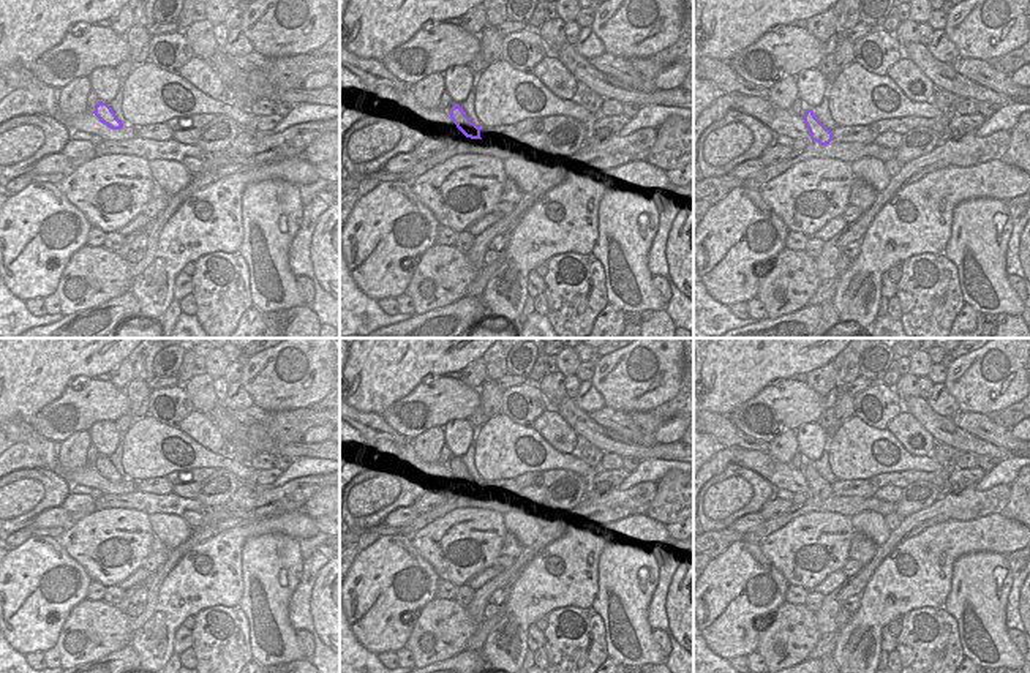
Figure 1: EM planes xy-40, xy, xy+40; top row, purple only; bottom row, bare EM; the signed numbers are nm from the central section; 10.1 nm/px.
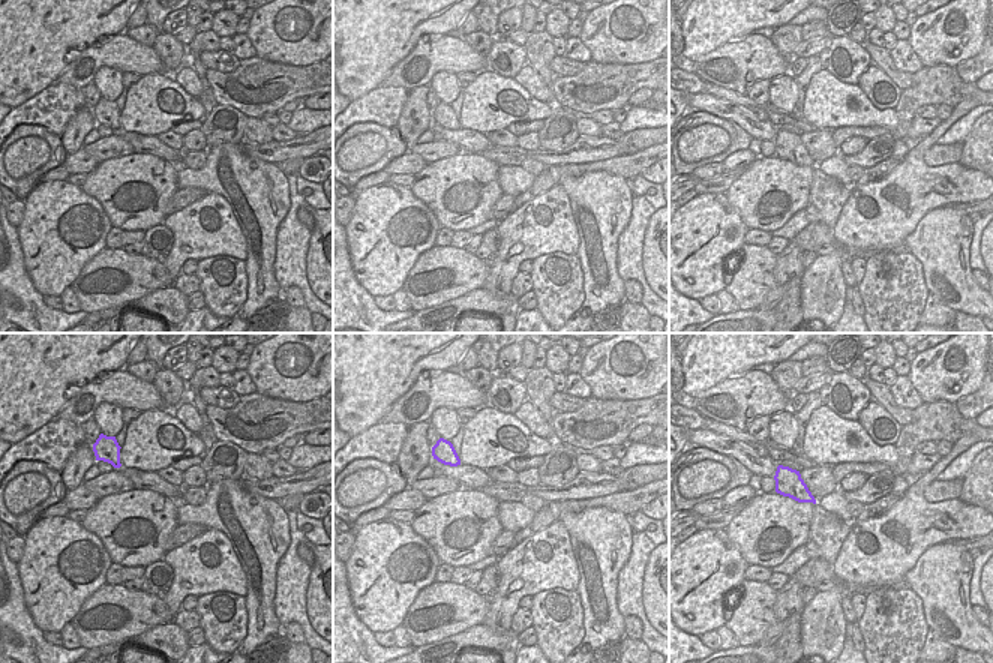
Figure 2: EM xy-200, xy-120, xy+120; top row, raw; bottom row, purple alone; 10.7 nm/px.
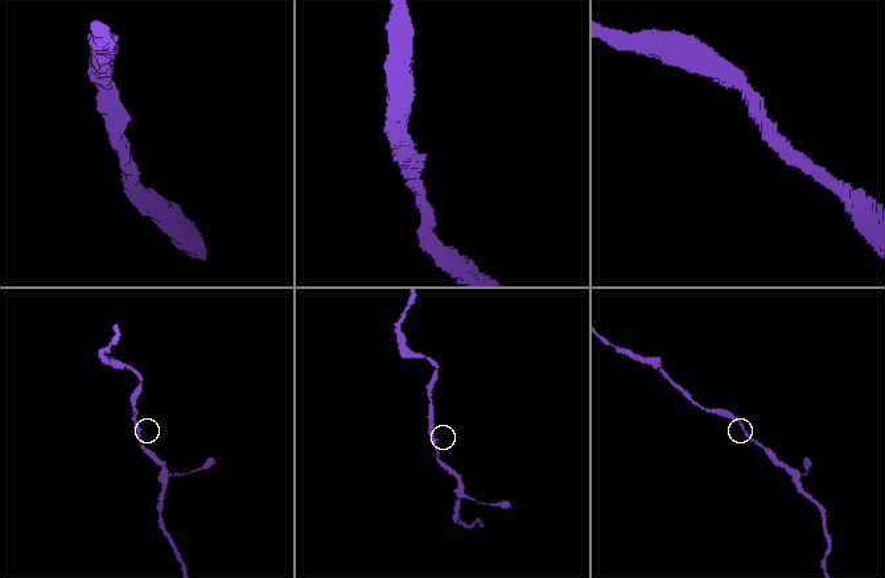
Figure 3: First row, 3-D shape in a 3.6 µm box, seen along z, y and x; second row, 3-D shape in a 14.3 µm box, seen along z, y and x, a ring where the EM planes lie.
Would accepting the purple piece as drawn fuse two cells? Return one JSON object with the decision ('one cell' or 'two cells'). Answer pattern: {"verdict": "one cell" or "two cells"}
{"verdict": "one cell"}

